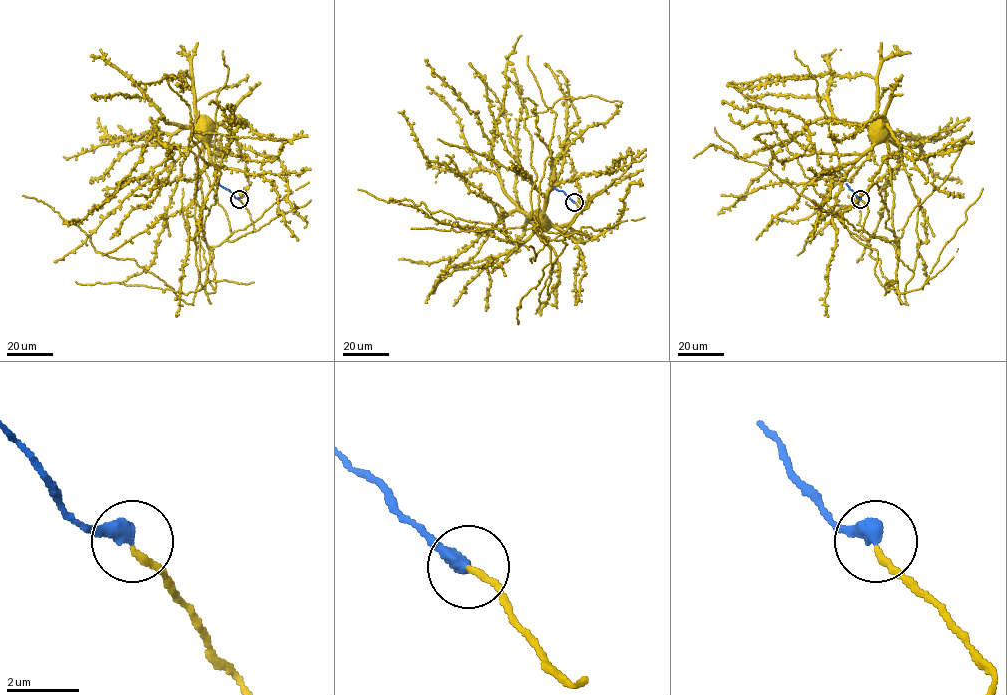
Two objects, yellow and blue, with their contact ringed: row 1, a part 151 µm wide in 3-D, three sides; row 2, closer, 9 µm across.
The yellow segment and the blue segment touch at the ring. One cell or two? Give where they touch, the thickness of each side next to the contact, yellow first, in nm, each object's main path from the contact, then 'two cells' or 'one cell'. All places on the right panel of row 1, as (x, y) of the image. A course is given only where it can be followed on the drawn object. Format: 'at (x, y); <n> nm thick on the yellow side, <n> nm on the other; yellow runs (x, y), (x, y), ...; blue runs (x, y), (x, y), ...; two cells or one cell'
at (860, 199); 170 nm thick on the yellow side, 440 nm on the other; yellow runs (860, 199), (868, 208), (863, 229), (898, 245), (911, 212), (940, 186), (967, 141), (921, 156), (872, 130); blue runs (860, 198), (846, 183); one cell

